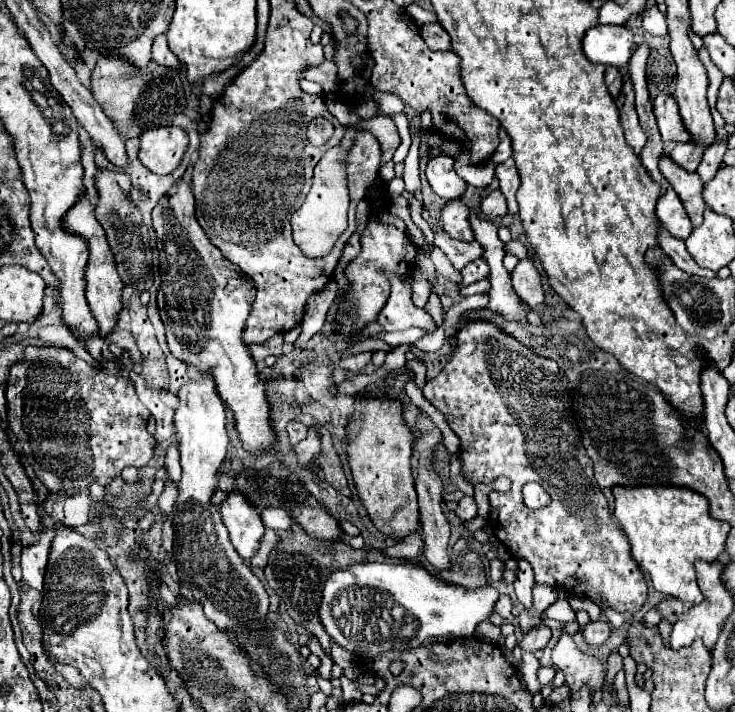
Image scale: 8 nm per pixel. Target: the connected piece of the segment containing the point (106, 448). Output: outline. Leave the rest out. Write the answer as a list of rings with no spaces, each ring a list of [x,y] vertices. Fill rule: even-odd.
[[[26,346],[26,360],[14,364],[10,370],[6,402],[14,450],[50,492],[80,494],[94,482],[108,484],[108,478],[114,478],[126,466],[142,468],[154,456],[156,438],[146,430],[150,412],[138,400],[134,384],[116,372],[114,362],[96,372],[84,358],[70,350]]]

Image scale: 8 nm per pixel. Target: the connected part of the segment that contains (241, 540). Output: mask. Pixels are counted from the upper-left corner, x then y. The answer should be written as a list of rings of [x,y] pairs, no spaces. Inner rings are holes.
[[[230,492],[228,500],[220,504],[220,514],[236,552],[246,562],[250,562],[250,558],[258,552],[260,540],[264,536],[264,524],[252,502],[240,492]]]

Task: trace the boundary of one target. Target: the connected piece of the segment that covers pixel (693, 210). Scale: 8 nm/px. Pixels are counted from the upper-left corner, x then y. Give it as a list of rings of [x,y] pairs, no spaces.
[[[662,154],[660,164],[658,164],[662,176],[670,182],[670,186],[676,190],[678,198],[682,200],[692,226],[700,226],[702,222],[702,212],[706,210],[706,204],[702,200],[702,182],[700,176],[696,172],[686,172],[684,168],[676,166],[672,162],[672,158],[668,158],[666,154]]]

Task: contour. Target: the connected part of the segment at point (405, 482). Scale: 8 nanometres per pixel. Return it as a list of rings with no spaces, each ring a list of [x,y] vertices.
[[[364,398],[354,402],[354,412],[346,424],[348,458],[352,476],[374,526],[394,540],[402,540],[418,530],[418,496],[414,490],[414,476],[410,468],[414,436],[402,418],[402,404],[398,398]]]

